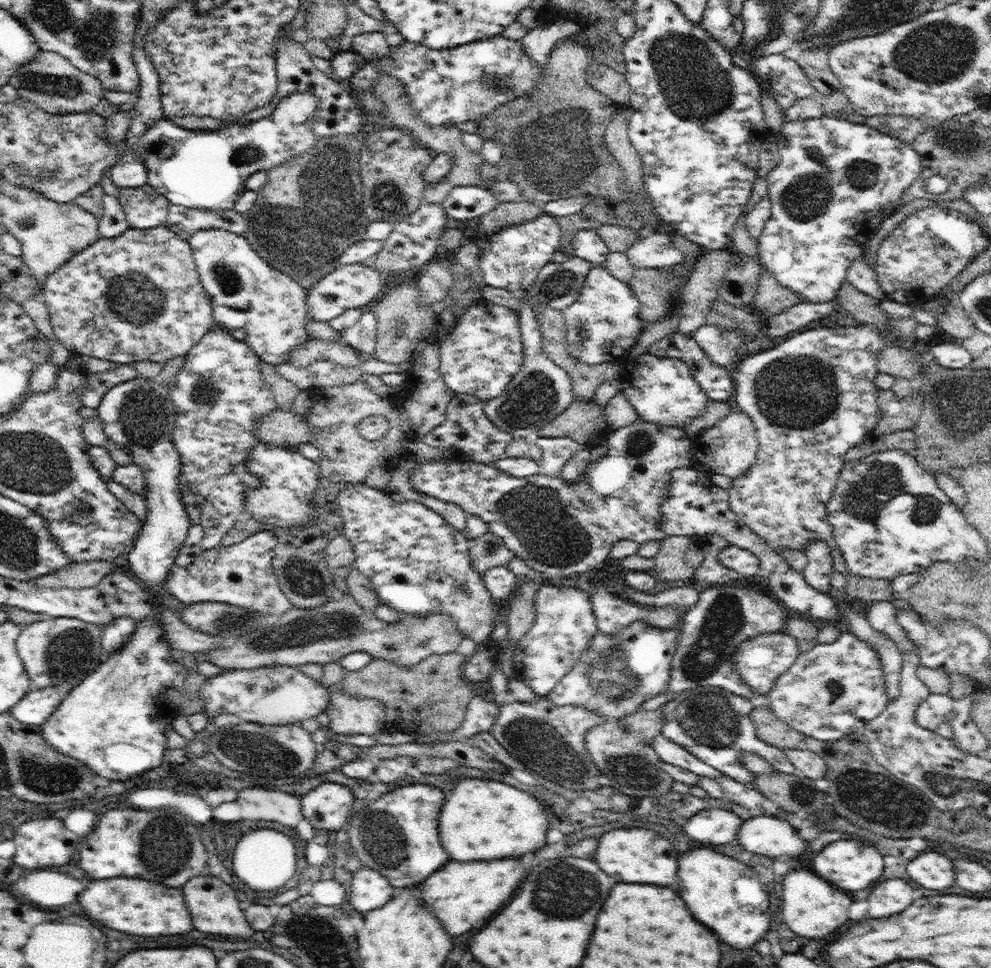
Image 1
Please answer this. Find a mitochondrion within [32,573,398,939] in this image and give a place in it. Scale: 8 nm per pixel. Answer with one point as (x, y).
(342, 624)

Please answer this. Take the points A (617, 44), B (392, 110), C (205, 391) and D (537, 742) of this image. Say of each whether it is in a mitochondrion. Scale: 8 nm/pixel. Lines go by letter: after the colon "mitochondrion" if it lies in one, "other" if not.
A: other
B: other
C: mitochondrion
D: mitochondrion

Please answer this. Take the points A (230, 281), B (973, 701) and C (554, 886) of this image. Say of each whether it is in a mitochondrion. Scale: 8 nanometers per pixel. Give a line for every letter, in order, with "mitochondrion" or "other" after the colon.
A: mitochondrion
B: other
C: mitochondrion

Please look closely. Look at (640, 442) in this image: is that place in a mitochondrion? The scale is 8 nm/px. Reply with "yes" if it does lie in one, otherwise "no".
yes

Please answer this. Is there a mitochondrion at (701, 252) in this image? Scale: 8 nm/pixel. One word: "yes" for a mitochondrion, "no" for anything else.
no

